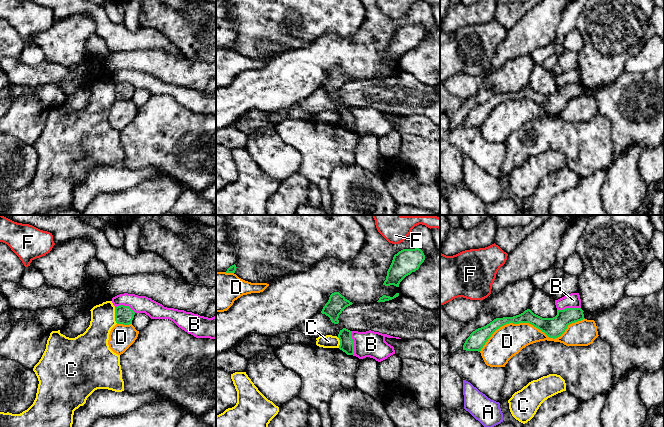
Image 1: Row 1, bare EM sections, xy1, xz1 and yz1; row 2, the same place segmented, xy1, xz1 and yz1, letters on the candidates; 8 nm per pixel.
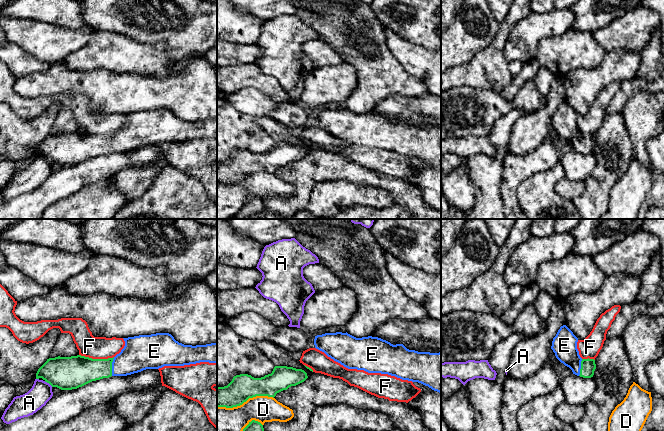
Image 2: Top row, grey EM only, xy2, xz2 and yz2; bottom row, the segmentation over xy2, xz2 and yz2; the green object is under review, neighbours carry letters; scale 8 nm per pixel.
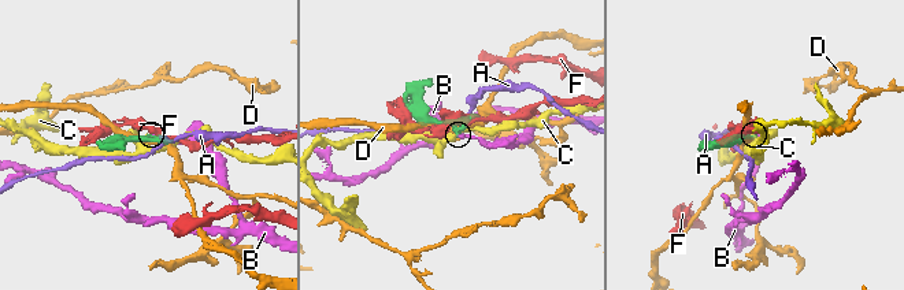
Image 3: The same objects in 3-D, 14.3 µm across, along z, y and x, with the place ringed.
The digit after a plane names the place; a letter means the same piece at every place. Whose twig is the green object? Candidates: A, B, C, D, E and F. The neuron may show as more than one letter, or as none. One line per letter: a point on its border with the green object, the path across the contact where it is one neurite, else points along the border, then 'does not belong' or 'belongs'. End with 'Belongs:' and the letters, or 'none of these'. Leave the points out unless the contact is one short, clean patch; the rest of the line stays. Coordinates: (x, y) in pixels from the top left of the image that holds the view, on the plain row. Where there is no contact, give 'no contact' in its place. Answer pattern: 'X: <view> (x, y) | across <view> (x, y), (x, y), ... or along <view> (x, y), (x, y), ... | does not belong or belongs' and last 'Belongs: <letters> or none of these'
A: xy2 (48, 158) | along xy2 (44, 157), (52, 162) | does not belong
B: xz1 (353, 119) | along xz1 (351, 107), (354, 131) | does not belong
C: xy1 (115, 91) | along xy1 (114, 83), (114, 96), (117, 99) | does not belong
D: yz1 (530, 99) | does not belong
E: xy2 (111, 142) | across xy2 (81, 146), (111, 142), (126, 139), (139, 129) | belongs
F: xy2 (96, 135) | does not belong
Belongs: E

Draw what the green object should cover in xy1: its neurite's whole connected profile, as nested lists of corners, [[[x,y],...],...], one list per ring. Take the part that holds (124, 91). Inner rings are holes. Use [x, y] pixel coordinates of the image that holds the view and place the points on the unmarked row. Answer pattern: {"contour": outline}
{"contour": [[[120,81],[115,83],[115,97],[117,100],[132,100],[135,88],[129,83]]]}

